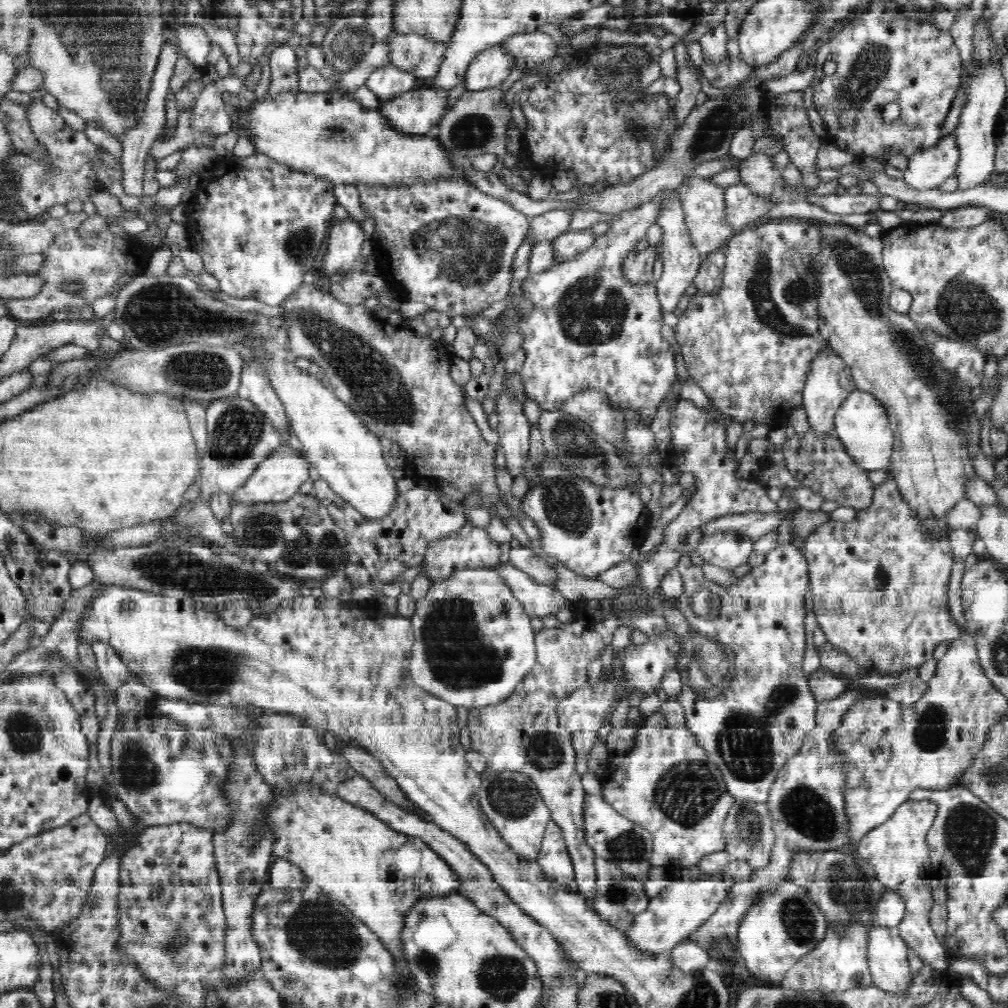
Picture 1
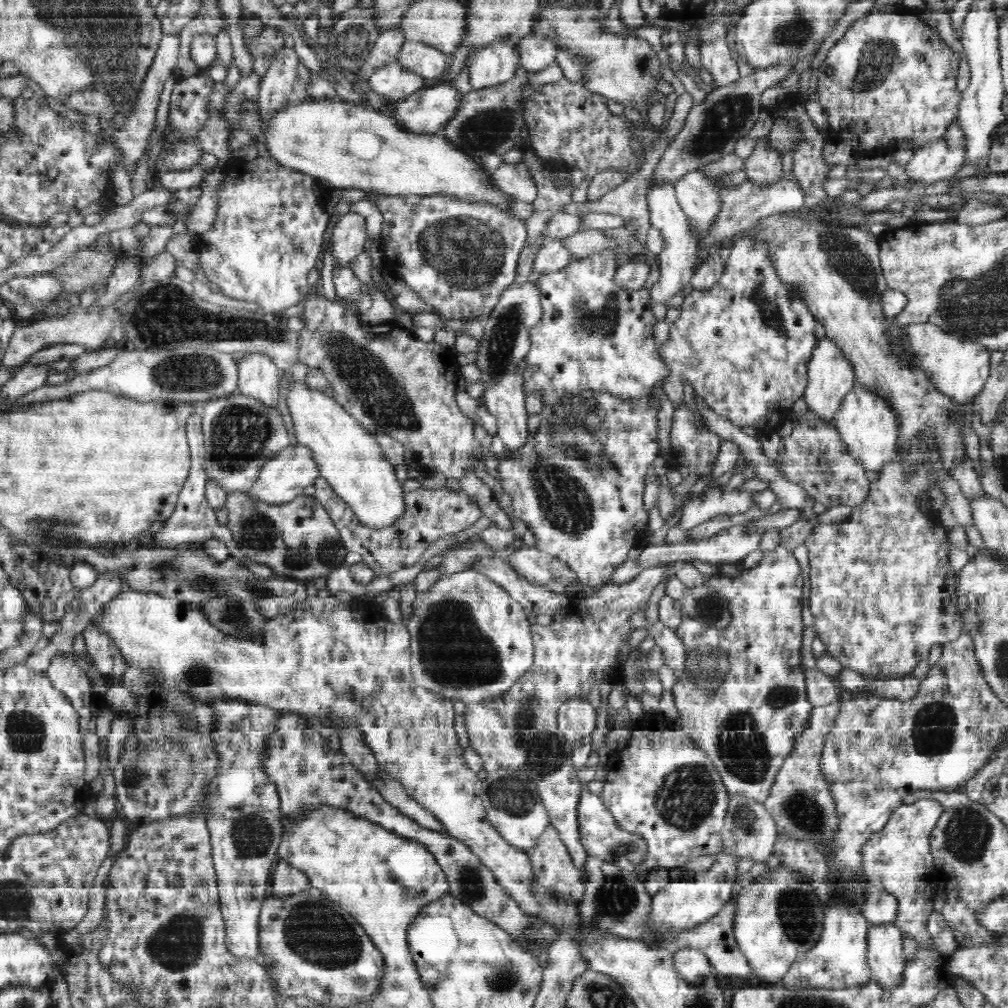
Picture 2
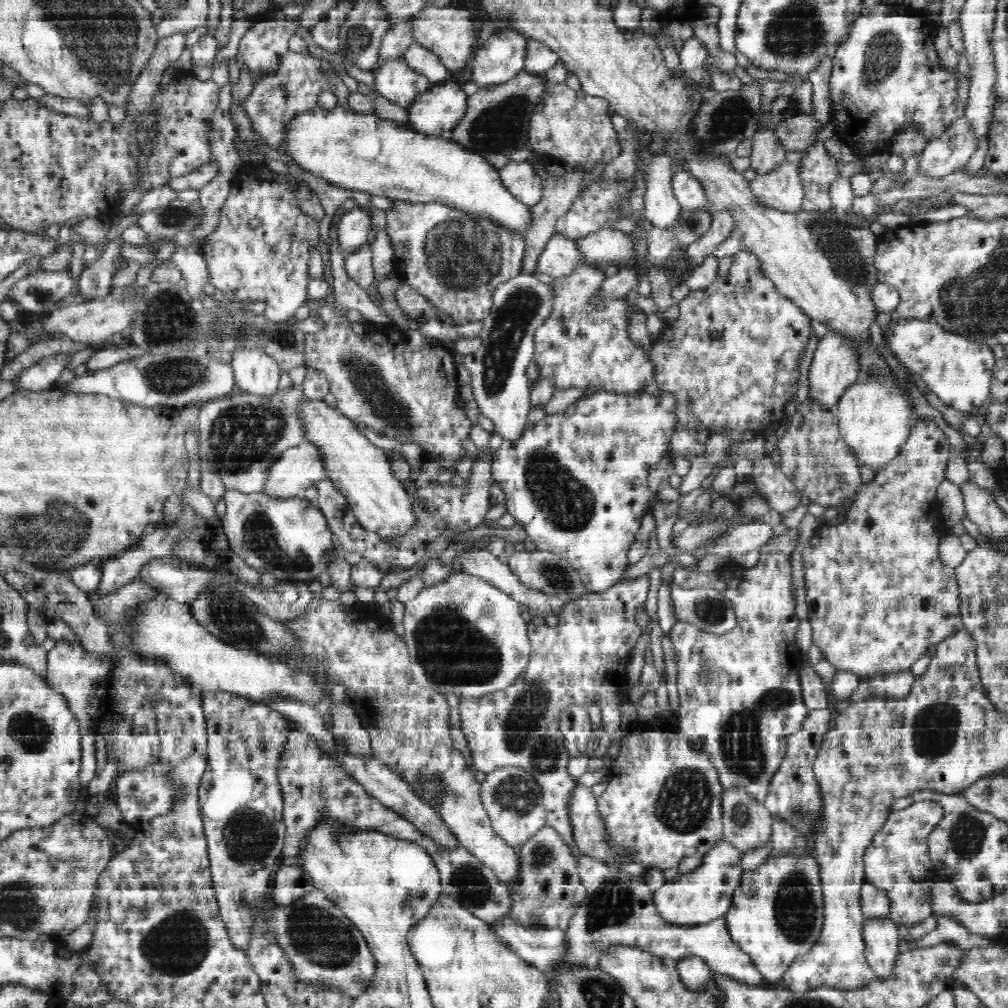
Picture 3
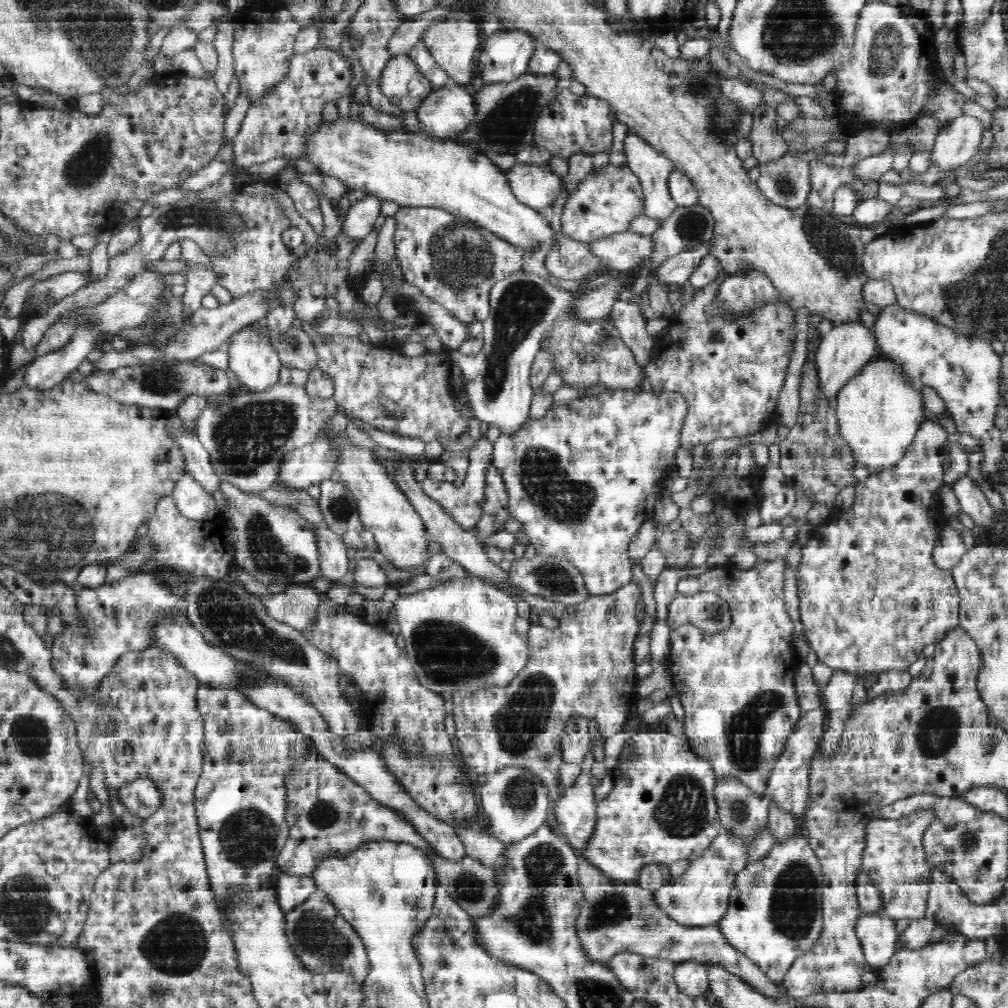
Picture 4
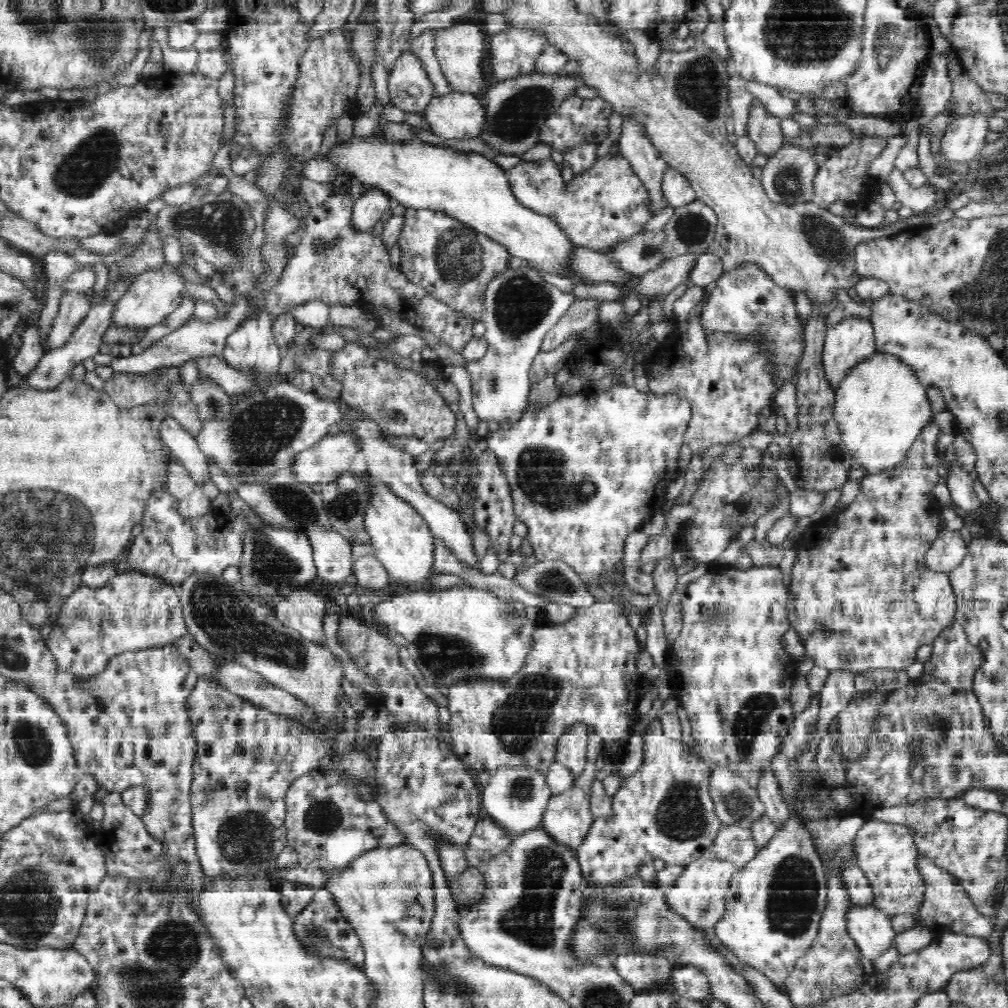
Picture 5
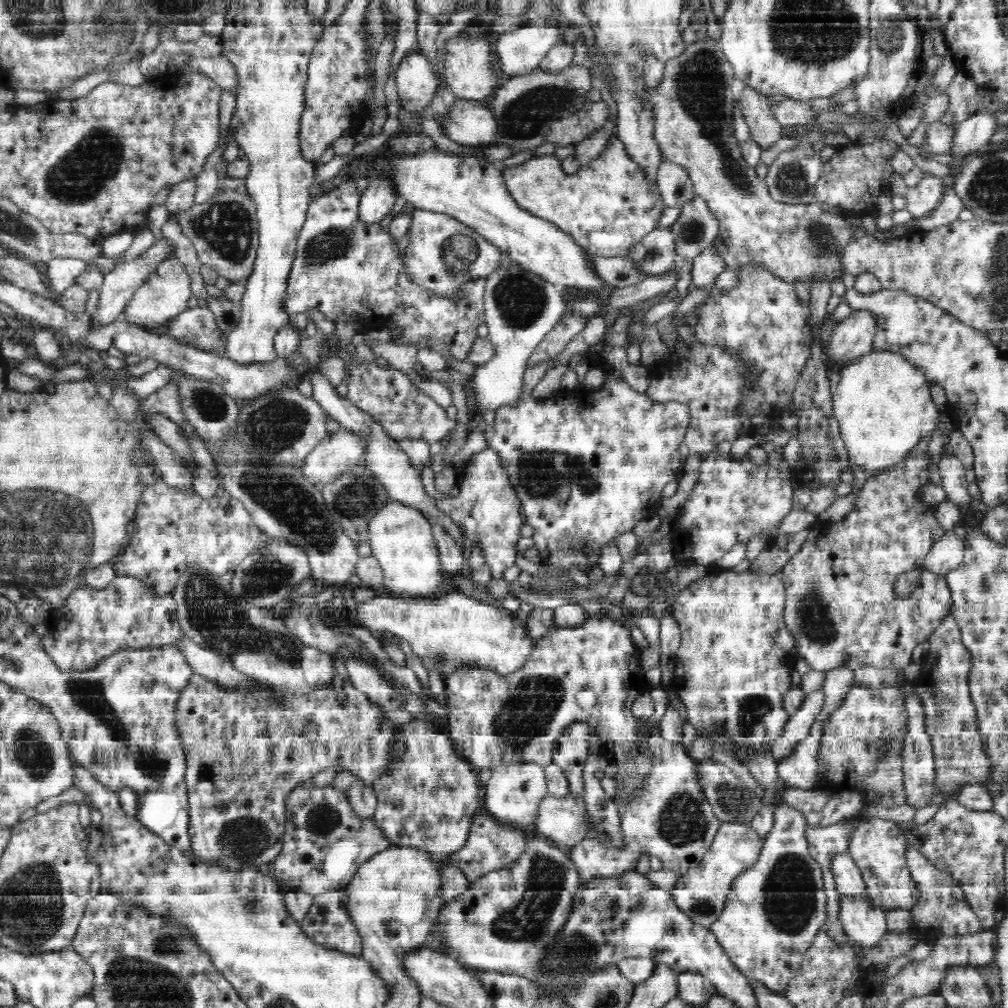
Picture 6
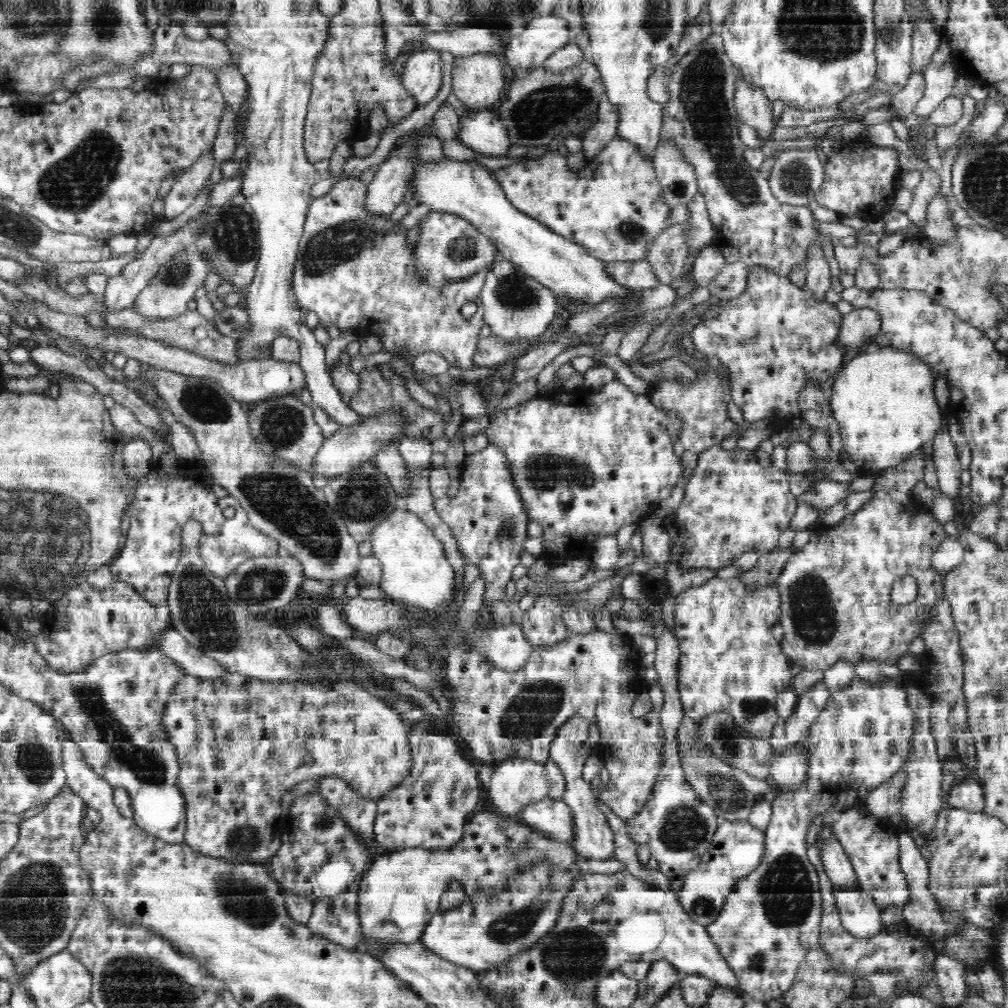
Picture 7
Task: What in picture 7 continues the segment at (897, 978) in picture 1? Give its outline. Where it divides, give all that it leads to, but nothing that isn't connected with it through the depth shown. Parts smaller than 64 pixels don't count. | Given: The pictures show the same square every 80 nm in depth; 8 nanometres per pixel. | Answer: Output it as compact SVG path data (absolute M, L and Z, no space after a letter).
M833 887L834 908L838 911L841 925L858 939L868 940L883 930L881 908L874 902L872 895L867 896L854 887Z

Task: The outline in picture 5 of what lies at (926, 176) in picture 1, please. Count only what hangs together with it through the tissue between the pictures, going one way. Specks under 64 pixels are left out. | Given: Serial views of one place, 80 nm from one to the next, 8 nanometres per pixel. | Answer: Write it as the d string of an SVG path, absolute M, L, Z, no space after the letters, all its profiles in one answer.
M969 115L951 123L942 137L940 157L952 162L975 163L986 146L990 128L983 115Z

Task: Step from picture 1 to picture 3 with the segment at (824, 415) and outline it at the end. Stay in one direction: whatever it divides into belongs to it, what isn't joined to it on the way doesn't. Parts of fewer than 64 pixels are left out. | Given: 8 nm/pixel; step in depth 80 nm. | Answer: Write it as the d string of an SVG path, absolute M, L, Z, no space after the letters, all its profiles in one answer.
M829 332L819 339L812 360L808 379L809 396L814 397L814 401L820 403L822 407L835 411L844 391L859 379L860 368L854 346L849 342L845 342L840 334L831 334Z

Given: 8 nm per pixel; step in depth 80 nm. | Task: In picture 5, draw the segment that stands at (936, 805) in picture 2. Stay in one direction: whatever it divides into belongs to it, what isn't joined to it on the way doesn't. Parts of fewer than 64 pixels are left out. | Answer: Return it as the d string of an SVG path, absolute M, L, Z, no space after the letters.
M866 817L854 837L857 846L854 862L862 869L873 888L873 906L884 914L918 916L925 895L925 884L917 869L919 852L914 845L915 832L906 824L894 824Z

